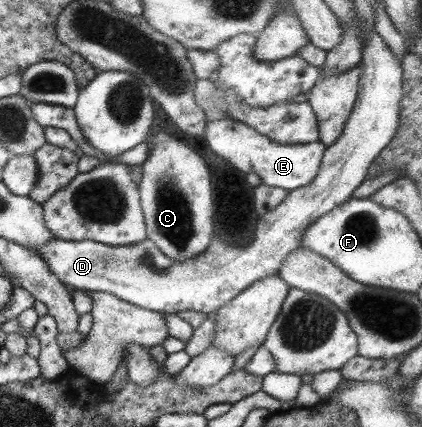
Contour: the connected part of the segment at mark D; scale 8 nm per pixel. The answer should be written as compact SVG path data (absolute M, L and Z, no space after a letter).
M357 23L361 27L361 53L359 61L358 94L354 107L348 119L342 127L338 139L329 147L325 147L322 159L314 179L308 185L298 187L287 192L286 197L272 211L258 217L252 238L242 242L242 246L228 246L220 239L214 237L210 245L198 256L186 260L170 260L150 241L144 240L125 246L107 246L92 240L66 241L52 239L48 243L42 243L38 249L31 249L42 262L46 263L48 270L66 287L76 290L96 291L110 293L126 303L164 313L178 313L178 311L198 311L206 315L216 311L235 295L246 290L252 283L264 277L278 273L284 256L289 251L300 248L300 237L304 229L314 223L321 215L334 209L337 205L348 201L352 192L366 178L368 167L373 163L384 147L393 139L398 129L398 103L402 95L402 71L401 62L396 60L384 41L365 23Z

